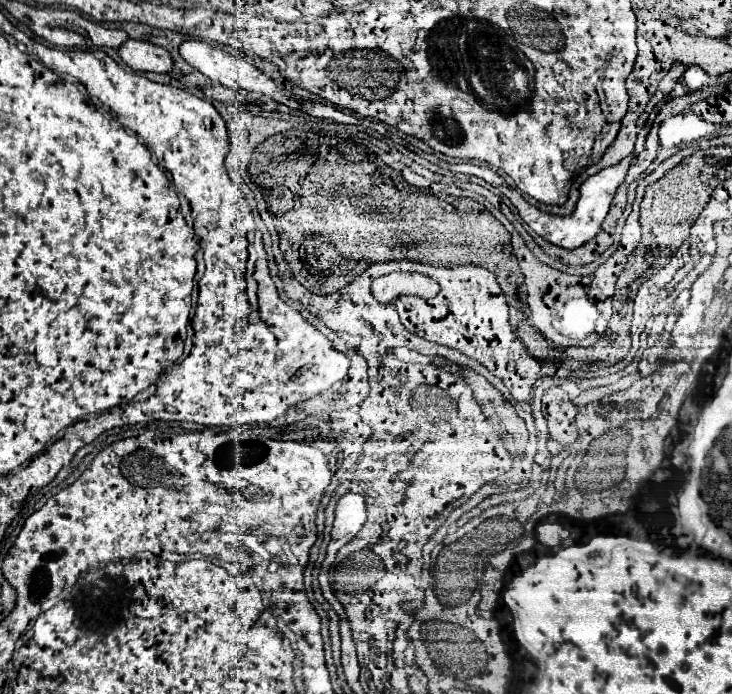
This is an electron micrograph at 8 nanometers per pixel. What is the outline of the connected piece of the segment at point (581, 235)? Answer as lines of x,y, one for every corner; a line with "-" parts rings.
640,137
640,139
636,141
636,149
634,149
634,153
632,153
630,157
622,159
620,163
616,163
616,165
612,165
612,167
600,169
596,175
588,177
588,179
580,185
580,199
578,199
578,205
576,205
574,213
568,215
568,217
564,217
564,219
554,217
554,215
548,215
548,213
536,209
534,205
528,205
526,199
520,195
518,189
508,187
508,199
510,199
512,205
518,209
522,221
528,223
534,233
538,233
538,235
544,237
548,243
558,245
558,247
562,247
562,249
576,249
576,247
584,245
586,241
590,241
590,239
600,231
600,225
602,225
602,221
604,221
604,217
606,217
606,213
608,213
608,207
610,207
610,203
612,203
612,197
614,197
616,189
620,187
620,183
624,181
624,177
626,177
626,173
628,173
628,167
630,167
632,157
638,155
642,149
644,149
644,139

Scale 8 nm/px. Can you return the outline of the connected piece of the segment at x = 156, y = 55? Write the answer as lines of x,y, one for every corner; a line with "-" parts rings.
126,39
118,47
120,59
134,71
154,71
168,73
172,69
172,57
166,49
138,39

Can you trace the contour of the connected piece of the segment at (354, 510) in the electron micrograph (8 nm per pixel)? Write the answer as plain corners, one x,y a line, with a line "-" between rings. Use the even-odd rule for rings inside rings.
346,493
336,505
336,519
332,529
332,541
328,545
328,555
322,565
322,571
330,571
332,561
342,545
350,543
356,533
366,523
366,499
360,493

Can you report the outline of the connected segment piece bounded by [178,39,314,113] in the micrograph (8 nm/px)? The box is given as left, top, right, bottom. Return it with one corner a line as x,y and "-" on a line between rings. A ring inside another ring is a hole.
190,39
190,41
182,41
180,43
180,57
186,61
186,63
190,63
192,67
196,67
200,73
204,73
206,77
210,77
210,79
214,79
214,81
218,81
218,83
222,83
222,85
226,85
226,87
230,87
230,89
244,89
244,91
256,91
256,93
264,93
264,95
268,95
270,99
274,99
274,101
278,101
278,103
284,103
284,105
288,105
288,107
292,107
292,109
302,109
302,111
306,111
306,113
312,113
312,101
294,101
294,99
290,99
290,97
286,97
284,95
284,91
282,89
278,89
276,87
276,83
270,79
270,77
266,77
260,69
256,69
254,65
250,65
250,63
246,63
244,59
240,59
240,57
236,57
236,55
230,55
230,53
226,53
226,51
222,51
222,49
216,49
216,47
212,47
210,43
206,43
206,41
194,41
194,39

